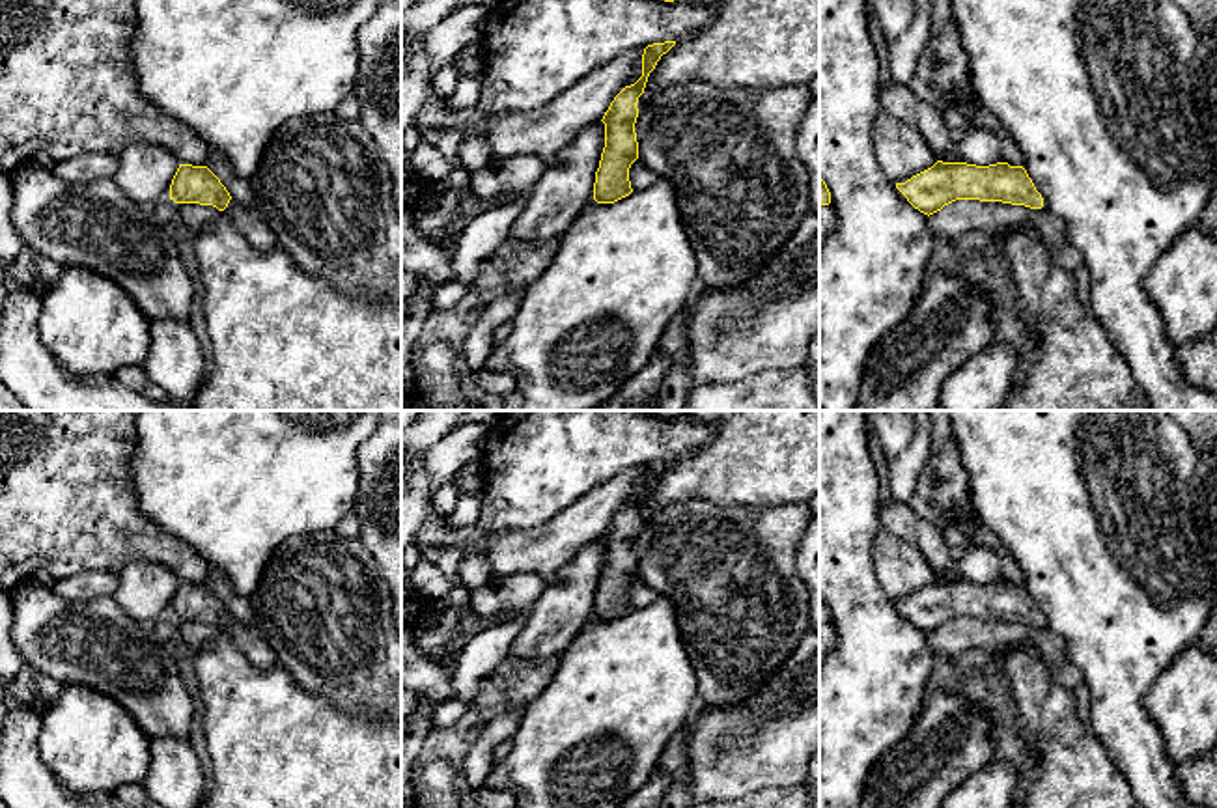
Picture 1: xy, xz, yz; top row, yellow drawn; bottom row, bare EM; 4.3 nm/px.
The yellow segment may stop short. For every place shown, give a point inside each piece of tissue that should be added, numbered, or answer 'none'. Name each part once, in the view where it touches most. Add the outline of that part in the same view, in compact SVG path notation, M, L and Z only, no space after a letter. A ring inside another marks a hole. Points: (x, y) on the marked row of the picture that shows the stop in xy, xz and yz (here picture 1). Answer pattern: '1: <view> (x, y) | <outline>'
1: xy (247, 222) | M233 198L222 215L231 220L235 230L252 244L252 248L269 252L278 246L265 220L261 220L254 211L246 209Z

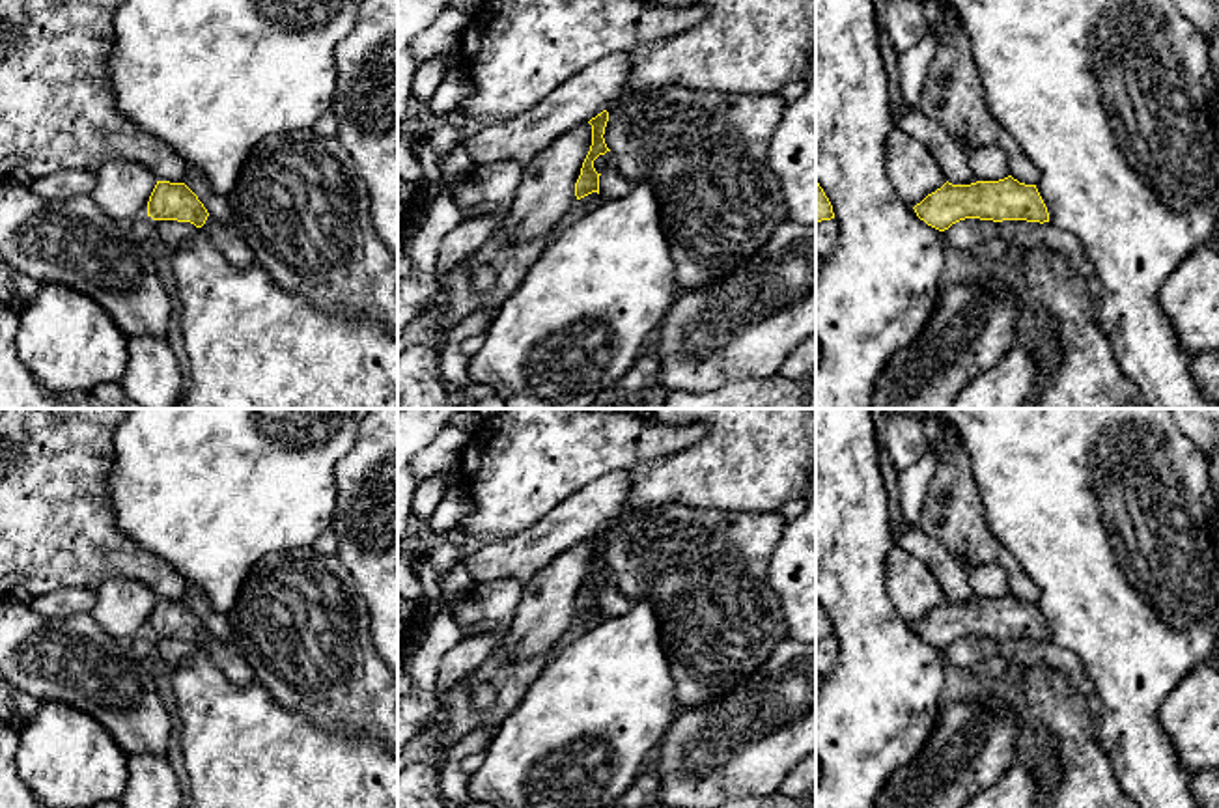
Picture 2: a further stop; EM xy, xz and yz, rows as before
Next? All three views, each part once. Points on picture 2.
1: xy (224, 239) | M211 215L200 231L209 237L213 246L230 261L230 265L246 269L256 263L243 237L239 237L231 228L224 226Z

